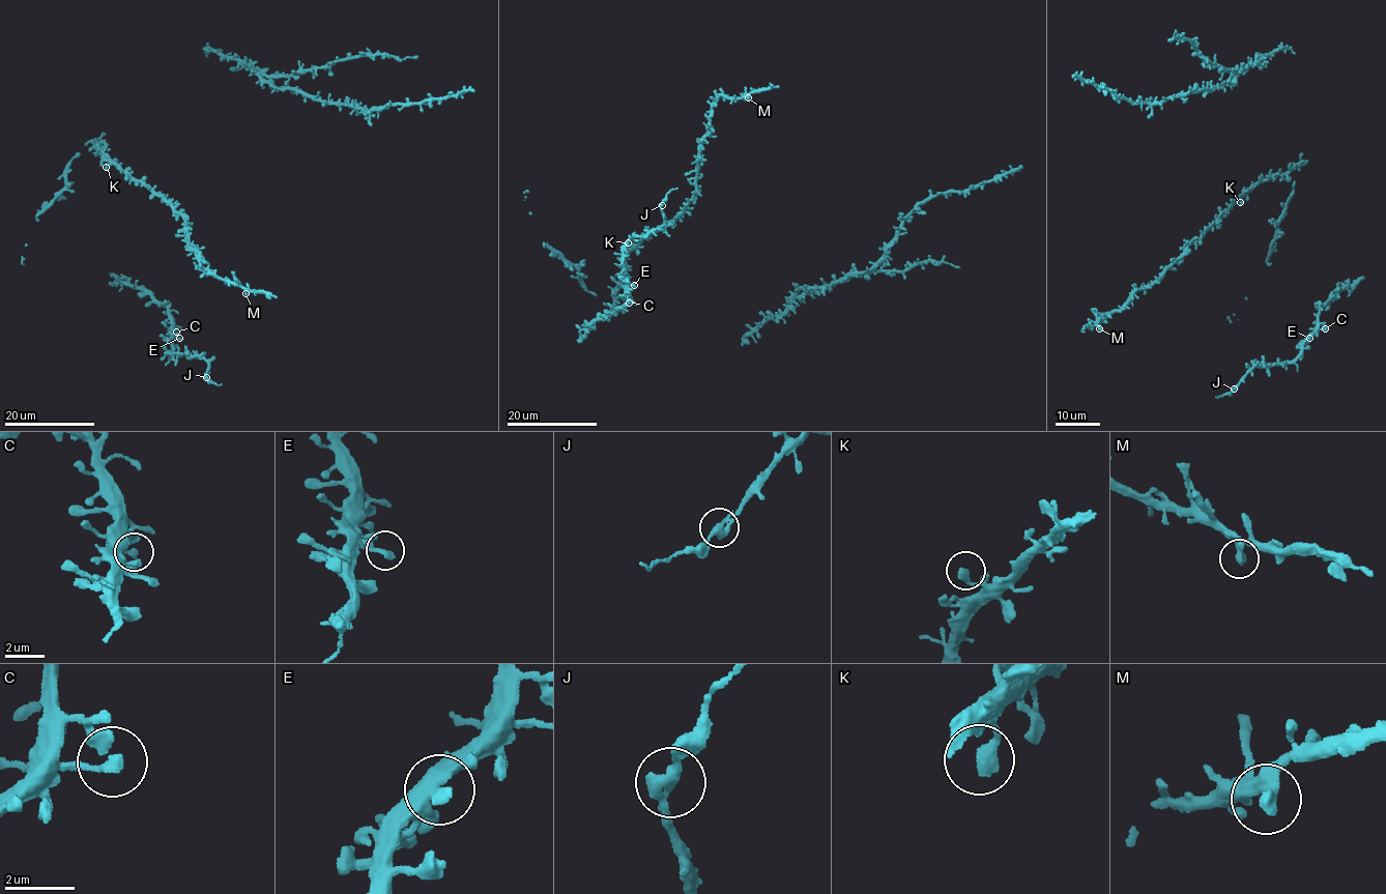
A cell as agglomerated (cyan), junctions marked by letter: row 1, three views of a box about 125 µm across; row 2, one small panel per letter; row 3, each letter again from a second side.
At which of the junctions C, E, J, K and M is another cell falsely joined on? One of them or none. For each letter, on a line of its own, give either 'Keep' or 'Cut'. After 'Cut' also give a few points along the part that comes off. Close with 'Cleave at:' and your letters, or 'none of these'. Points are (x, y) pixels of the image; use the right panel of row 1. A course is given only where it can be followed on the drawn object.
C: Keep
E: Keep
J: Cut. Course of the part to remove: (1234, 388), (1215, 397)
K: Keep
M: Keep
Cleave at: J

